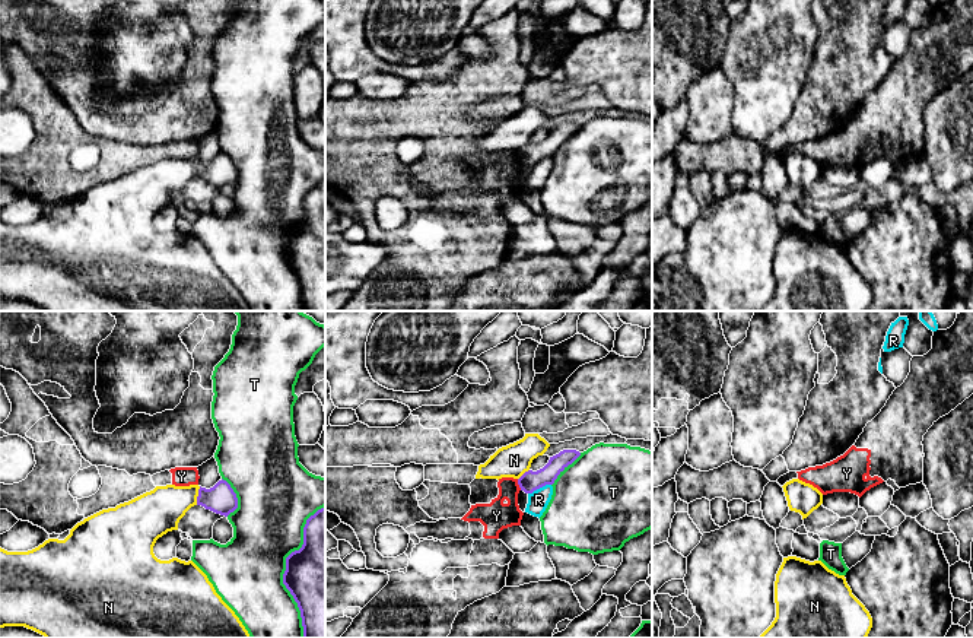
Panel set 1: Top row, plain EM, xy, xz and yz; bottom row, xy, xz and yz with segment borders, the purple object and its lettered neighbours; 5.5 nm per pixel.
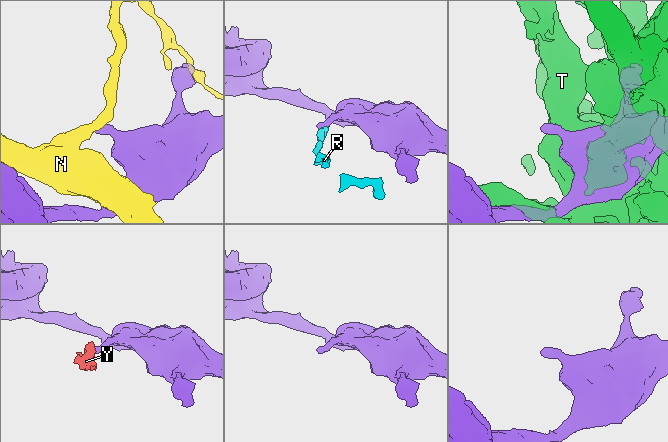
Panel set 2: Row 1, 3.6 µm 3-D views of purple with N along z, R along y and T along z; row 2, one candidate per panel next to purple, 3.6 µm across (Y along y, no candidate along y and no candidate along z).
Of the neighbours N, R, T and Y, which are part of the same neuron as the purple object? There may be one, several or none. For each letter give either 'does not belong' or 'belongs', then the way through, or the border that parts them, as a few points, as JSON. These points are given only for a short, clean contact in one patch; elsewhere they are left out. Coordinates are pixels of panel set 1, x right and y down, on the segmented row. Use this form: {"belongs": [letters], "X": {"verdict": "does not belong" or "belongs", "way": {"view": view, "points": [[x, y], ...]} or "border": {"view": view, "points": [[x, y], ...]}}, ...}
{"belongs": [], "N": {"verdict": "does not belong"}, "R": {"verdict": "does not belong"}, "T": {"verdict": "does not belong"}, "Y": {"verdict": "does not belong", "border": {"view": "xz", "points": [[517, 479], [521, 489]]}}}

